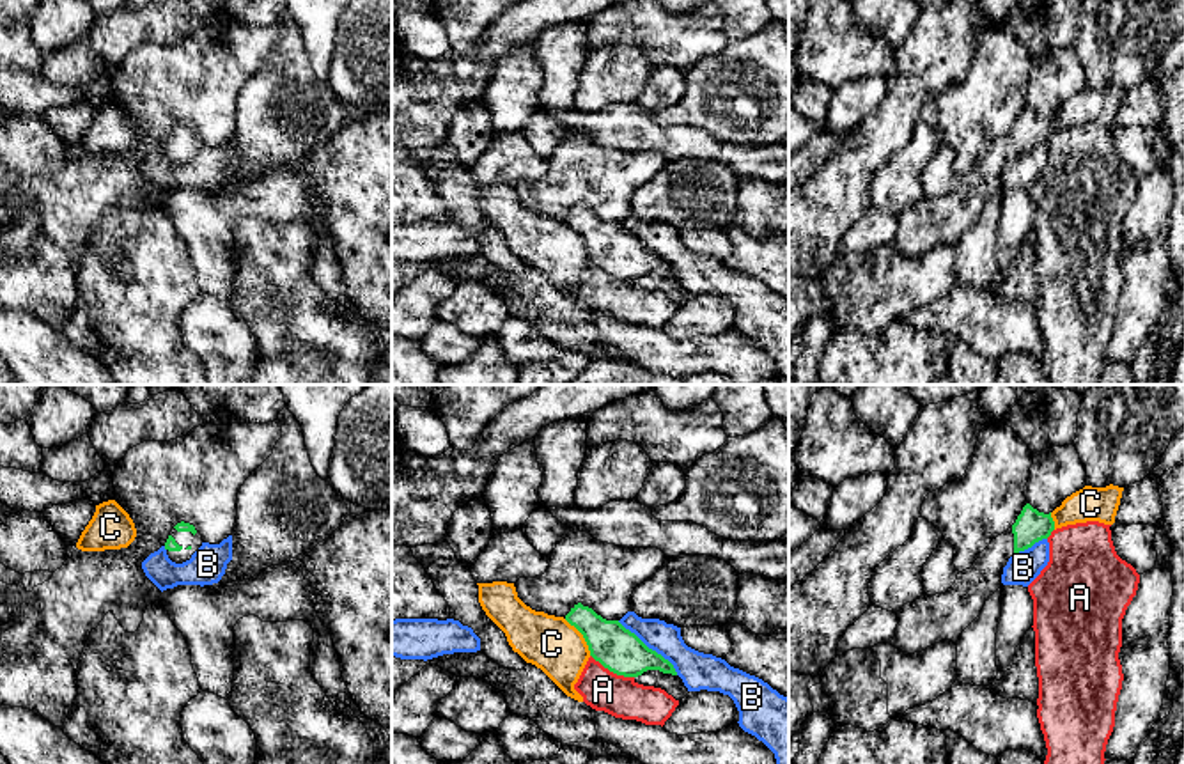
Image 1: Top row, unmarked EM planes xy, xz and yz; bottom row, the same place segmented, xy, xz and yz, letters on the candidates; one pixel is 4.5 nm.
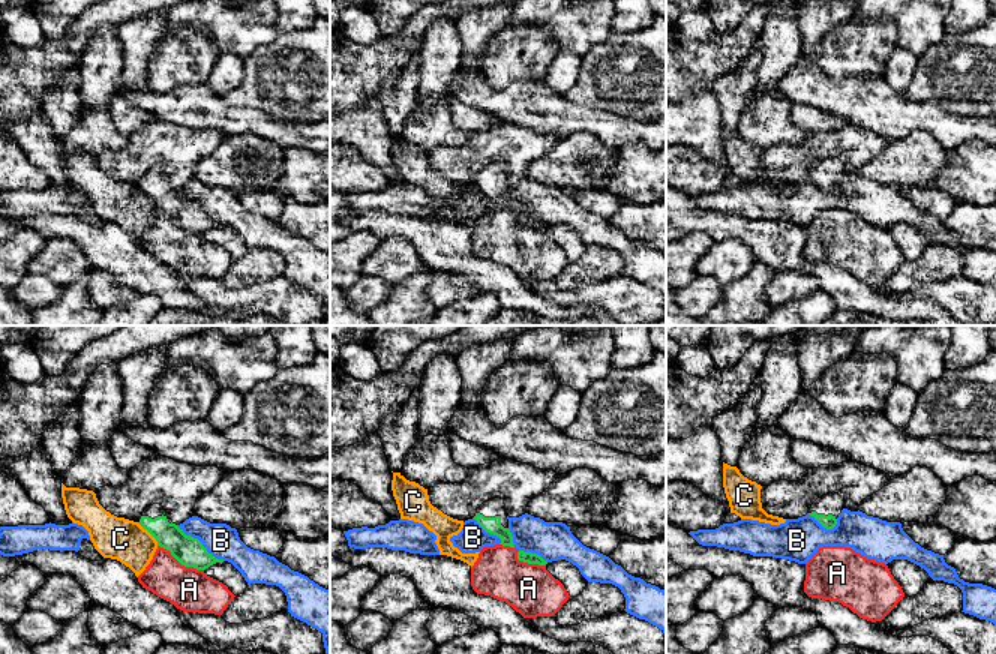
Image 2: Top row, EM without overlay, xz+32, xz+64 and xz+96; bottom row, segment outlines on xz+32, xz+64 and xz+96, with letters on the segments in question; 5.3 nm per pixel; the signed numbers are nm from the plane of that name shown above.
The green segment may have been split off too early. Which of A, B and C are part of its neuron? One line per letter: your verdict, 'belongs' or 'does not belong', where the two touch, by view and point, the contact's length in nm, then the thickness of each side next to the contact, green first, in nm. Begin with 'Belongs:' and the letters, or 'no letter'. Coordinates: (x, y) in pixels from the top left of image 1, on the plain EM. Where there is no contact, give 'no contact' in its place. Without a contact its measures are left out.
Belongs: no letter
A: does not belong | xz (612, 273) | 220 nm | 200/190 nm
B: does not belong | xz (647, 250) | 380 nm | 200/160 nm
C: does not belong | xz (584, 240) | 200 nm | 200/240 nm

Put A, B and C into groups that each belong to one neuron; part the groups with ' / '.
A / B / C

